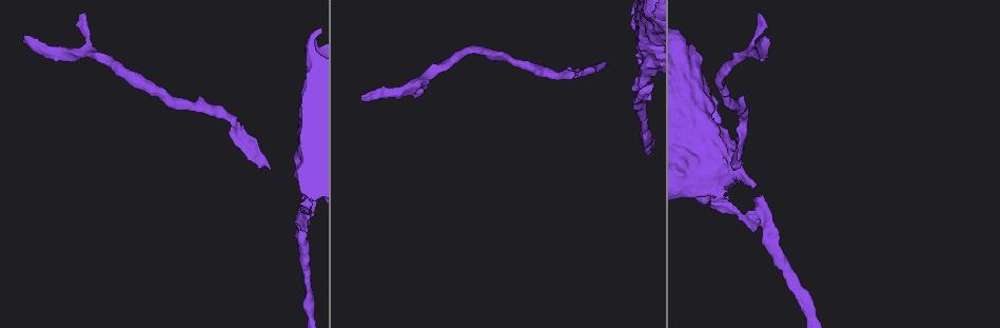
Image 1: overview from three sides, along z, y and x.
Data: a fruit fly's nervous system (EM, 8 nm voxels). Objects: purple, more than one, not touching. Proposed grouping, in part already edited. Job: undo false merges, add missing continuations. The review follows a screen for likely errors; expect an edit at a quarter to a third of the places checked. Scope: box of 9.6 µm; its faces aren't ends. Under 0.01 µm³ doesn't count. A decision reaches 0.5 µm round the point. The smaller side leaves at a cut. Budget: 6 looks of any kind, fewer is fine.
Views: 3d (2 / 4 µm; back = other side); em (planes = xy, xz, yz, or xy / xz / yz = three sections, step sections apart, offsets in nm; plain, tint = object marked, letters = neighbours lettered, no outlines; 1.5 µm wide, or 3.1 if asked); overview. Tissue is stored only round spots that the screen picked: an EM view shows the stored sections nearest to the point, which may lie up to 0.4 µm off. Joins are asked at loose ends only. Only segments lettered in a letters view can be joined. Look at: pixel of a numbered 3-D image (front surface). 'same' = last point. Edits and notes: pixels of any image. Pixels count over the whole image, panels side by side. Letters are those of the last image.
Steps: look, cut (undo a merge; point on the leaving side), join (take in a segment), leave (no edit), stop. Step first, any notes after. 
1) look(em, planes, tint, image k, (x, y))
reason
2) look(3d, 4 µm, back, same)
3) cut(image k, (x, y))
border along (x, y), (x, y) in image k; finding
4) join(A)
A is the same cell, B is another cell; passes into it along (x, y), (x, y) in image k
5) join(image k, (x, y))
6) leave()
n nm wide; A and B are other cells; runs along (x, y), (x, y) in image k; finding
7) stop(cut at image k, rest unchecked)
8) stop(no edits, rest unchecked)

look(3d, 4 µm, image 1, (766, 37))
free end

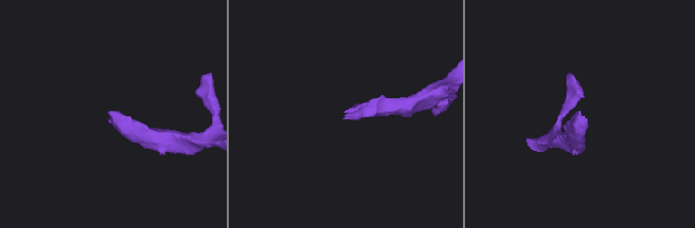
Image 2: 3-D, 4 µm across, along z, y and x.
look(em, yz, step 8, tint, image 2, (344, 112))
need the tissue

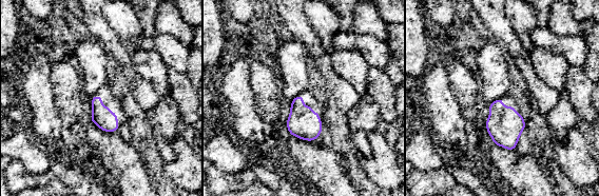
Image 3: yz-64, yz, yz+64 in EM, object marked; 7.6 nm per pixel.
look(em, planes, letters, same)
cut it another way

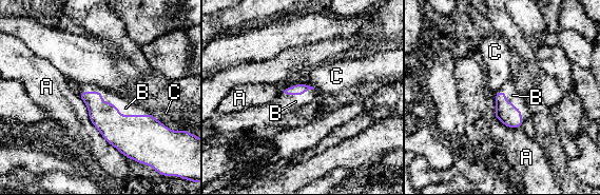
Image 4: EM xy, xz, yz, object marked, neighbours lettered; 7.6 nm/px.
join(B)
B is the same cell, A and C are other cells; passes into it along (129, 134), (113, 105), (126, 108) in image 4; it goes on there

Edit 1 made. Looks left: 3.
look(overview)
see it whole again

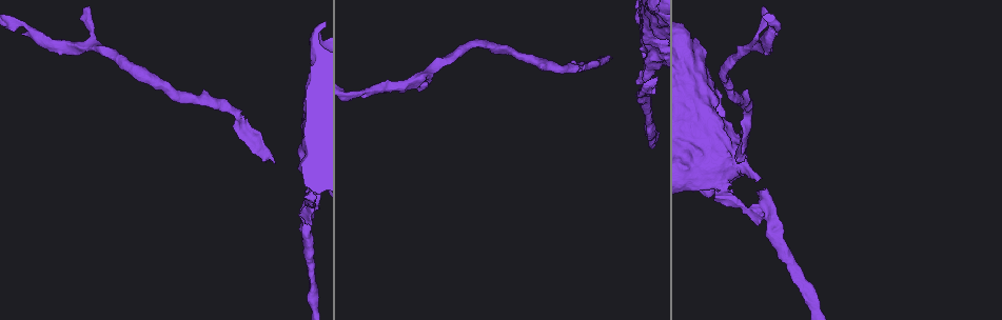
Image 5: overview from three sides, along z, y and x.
look(em, xy, step 4, letters, image 5, (723, 183))
sudden change in width

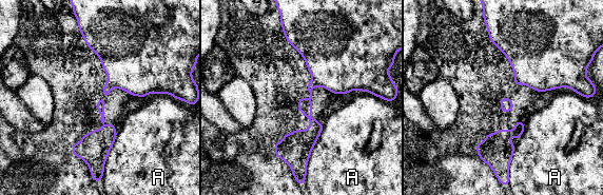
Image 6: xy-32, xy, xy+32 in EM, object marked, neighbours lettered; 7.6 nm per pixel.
leave()
80 nm wide; A is another cell; border along (314, 147), (310, 153), (306, 170) in image 6; continuous, no second neuron

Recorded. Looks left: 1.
stop(join at image 4, rest unchecked)

